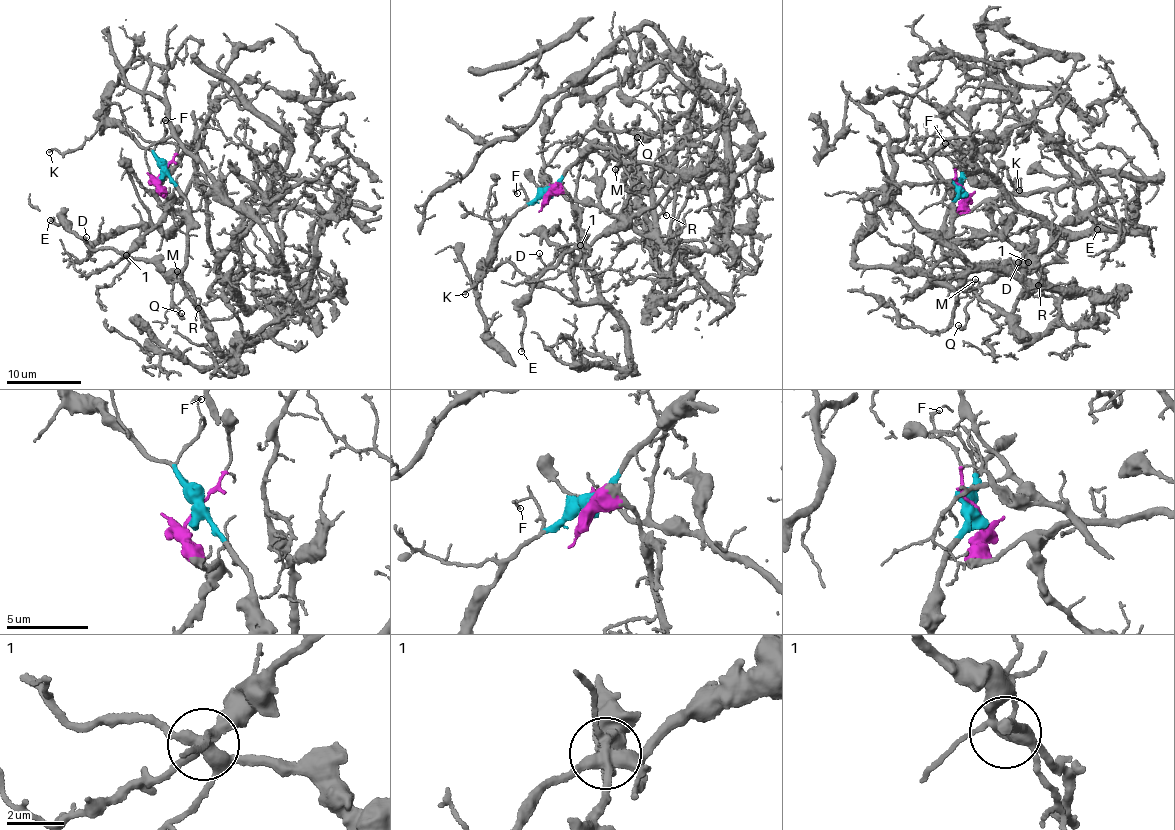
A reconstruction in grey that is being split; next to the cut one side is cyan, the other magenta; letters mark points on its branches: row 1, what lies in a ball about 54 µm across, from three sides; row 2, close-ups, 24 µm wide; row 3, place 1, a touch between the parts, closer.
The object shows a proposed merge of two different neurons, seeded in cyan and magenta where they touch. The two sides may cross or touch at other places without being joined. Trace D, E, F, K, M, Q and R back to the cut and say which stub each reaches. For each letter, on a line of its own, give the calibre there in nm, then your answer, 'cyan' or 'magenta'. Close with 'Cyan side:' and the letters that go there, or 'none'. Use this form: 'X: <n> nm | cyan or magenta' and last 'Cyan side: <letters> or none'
D: 150 nm | cyan
E: 160 nm | cyan
F: 170 nm | cyan
K: 110 nm | cyan
M: 120 nm | cyan
Q: 320 nm | cyan
R: 100 nm | cyan
Cyan side: D, E, F, K, M, Q, R

